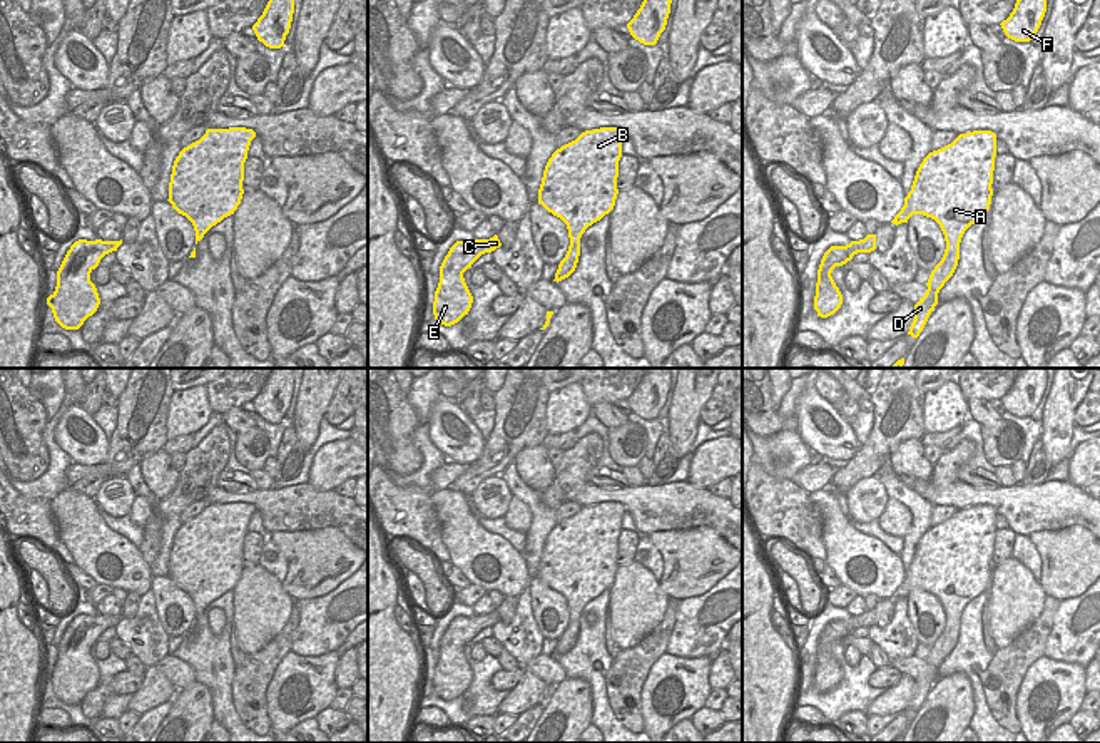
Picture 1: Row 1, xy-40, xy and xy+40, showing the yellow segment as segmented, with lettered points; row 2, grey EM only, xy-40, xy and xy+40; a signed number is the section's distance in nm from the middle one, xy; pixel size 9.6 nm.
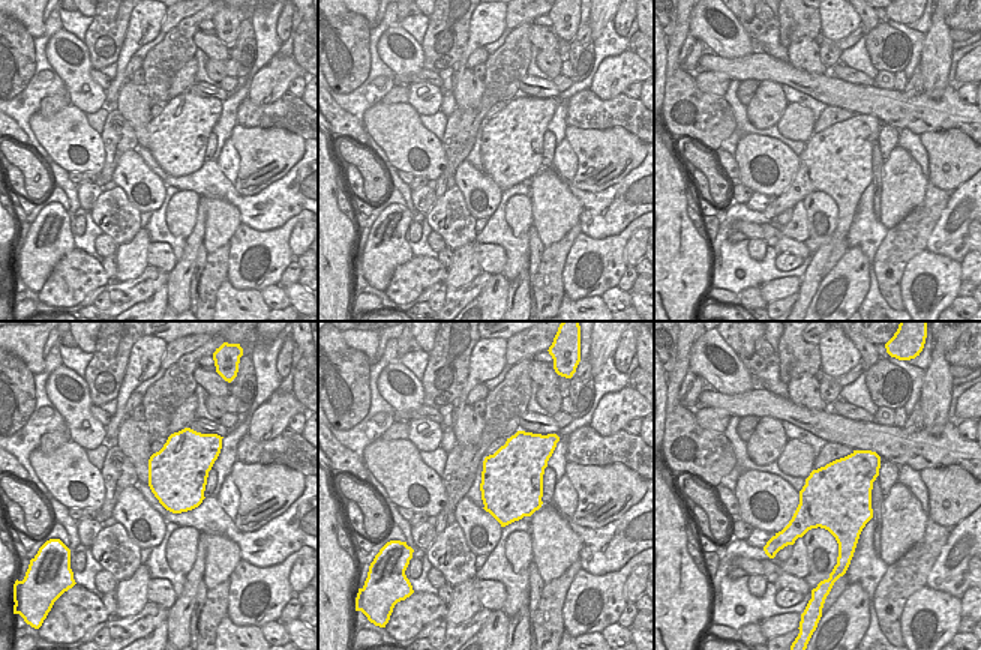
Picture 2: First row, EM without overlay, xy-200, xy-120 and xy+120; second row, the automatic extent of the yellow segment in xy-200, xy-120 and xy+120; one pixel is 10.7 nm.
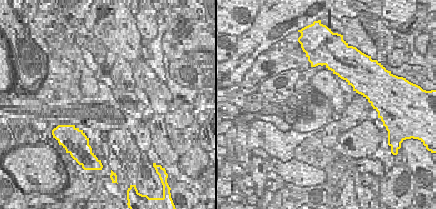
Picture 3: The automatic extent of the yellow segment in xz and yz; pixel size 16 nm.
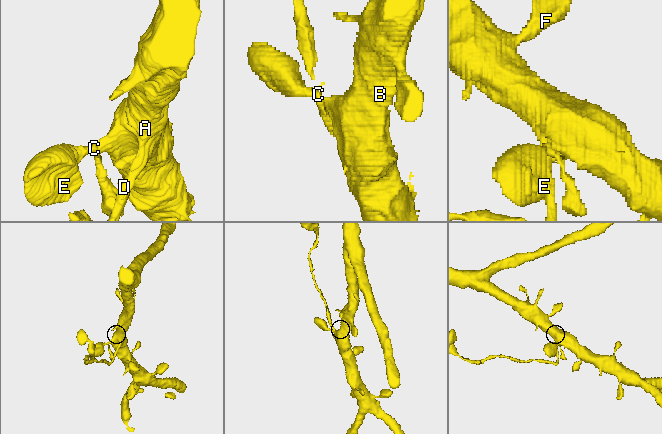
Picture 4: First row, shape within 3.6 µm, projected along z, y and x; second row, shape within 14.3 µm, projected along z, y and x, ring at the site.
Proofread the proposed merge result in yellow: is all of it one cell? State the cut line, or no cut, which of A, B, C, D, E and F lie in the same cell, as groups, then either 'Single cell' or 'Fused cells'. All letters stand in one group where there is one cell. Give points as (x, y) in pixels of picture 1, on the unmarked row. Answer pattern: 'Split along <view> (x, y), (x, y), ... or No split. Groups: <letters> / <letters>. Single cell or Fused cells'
Split along xy+40 (947, 620), (950, 640), (955, 643). Groups: A B C E F / D. Fused cells

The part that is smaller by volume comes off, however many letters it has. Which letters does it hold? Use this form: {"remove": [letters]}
{"remove": ["D"]}

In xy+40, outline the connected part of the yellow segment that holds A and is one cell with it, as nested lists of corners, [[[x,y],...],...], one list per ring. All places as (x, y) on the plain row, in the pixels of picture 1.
[[[973,505],[929,527],[919,539],[904,581],[891,596],[908,597],[913,589],[934,594],[956,644],[965,606],[985,592],[993,571],[996,509]]]

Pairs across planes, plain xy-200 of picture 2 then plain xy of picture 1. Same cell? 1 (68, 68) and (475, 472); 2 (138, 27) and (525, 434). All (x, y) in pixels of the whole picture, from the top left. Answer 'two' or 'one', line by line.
1: two
2: two

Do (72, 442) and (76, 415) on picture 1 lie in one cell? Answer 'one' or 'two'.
one

